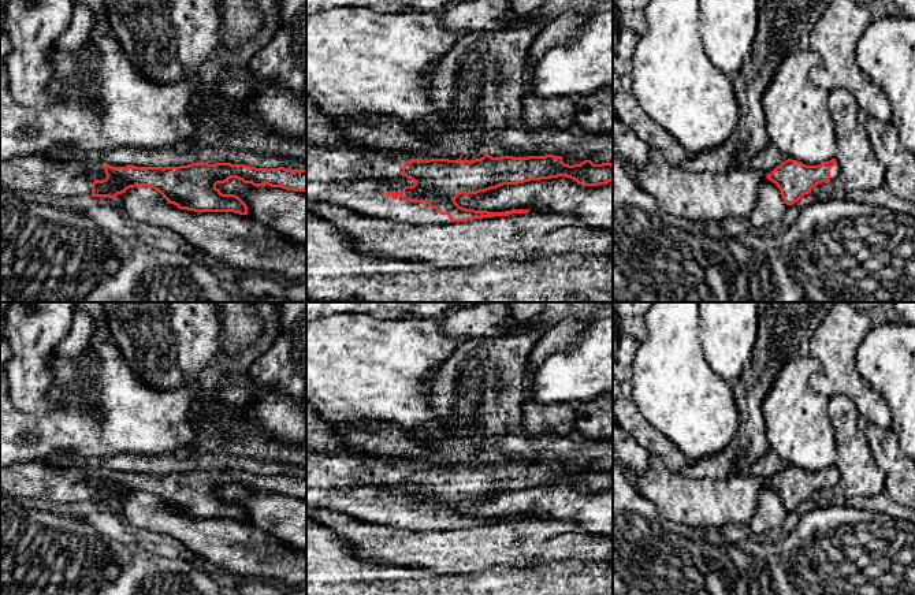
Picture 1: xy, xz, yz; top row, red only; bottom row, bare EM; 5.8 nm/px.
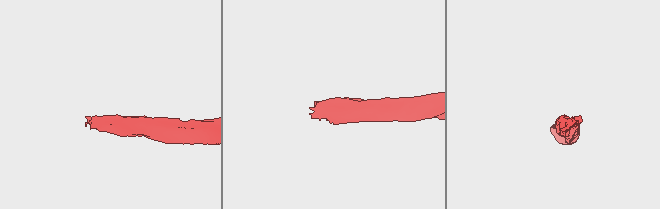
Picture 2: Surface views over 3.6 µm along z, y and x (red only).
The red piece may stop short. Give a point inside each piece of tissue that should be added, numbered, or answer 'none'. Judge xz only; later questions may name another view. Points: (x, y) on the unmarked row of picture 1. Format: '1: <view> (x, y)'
1: xz (331, 478)

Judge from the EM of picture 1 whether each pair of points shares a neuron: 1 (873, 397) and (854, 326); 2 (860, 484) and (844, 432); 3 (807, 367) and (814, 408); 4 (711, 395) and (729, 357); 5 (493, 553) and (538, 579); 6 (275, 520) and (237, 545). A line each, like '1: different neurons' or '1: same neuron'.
1: same neuron
2: same neuron
3: same neuron
4: different neurons
5: different neurons
6: different neurons

